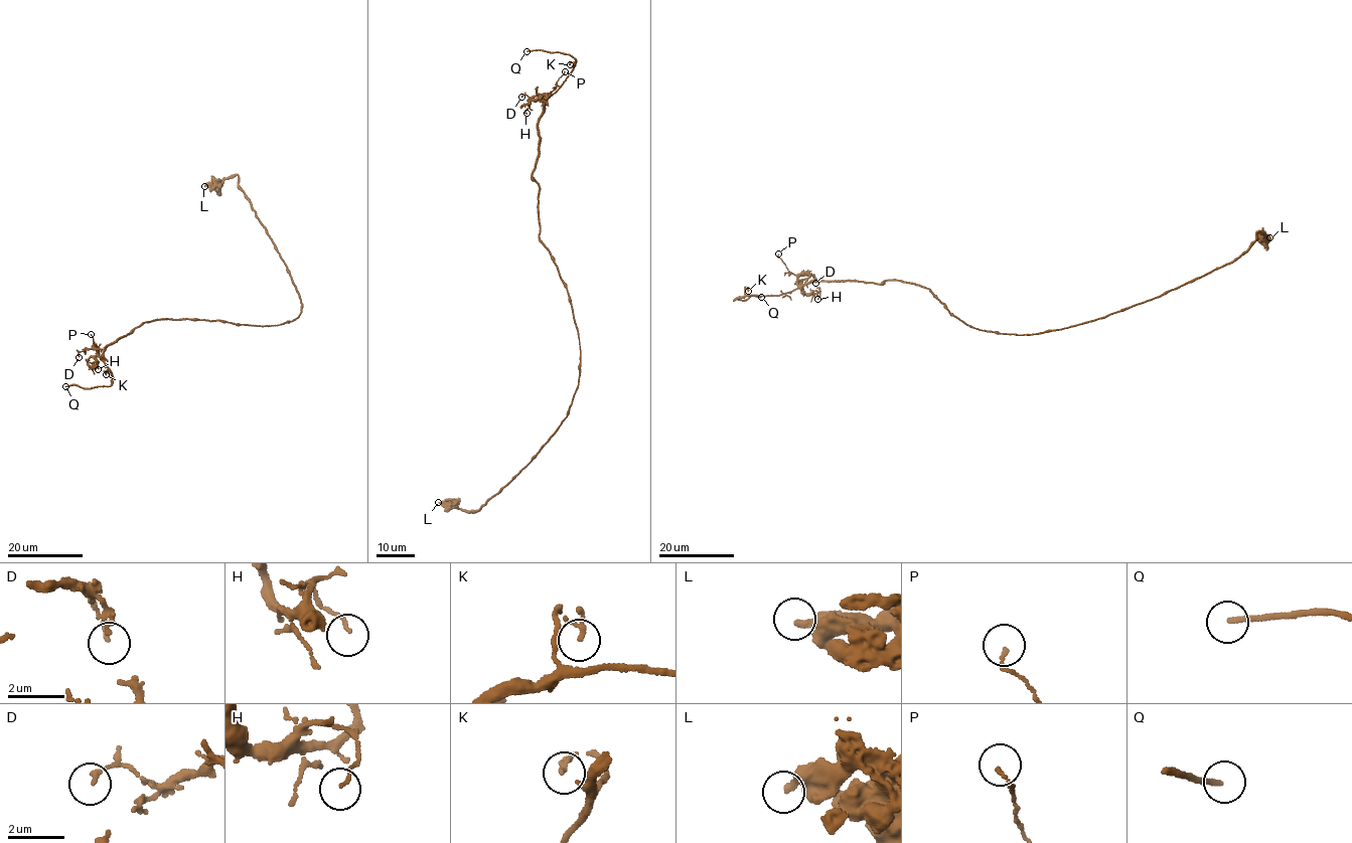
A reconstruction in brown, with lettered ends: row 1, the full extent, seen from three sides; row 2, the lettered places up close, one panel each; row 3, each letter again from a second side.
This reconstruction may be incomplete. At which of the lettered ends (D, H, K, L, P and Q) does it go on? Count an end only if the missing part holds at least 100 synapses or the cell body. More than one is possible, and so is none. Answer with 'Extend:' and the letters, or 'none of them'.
Extend: Q

